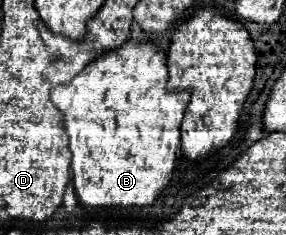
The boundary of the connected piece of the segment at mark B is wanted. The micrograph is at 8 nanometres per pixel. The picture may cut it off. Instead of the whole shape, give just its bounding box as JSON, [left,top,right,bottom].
[51,38,191,208]

